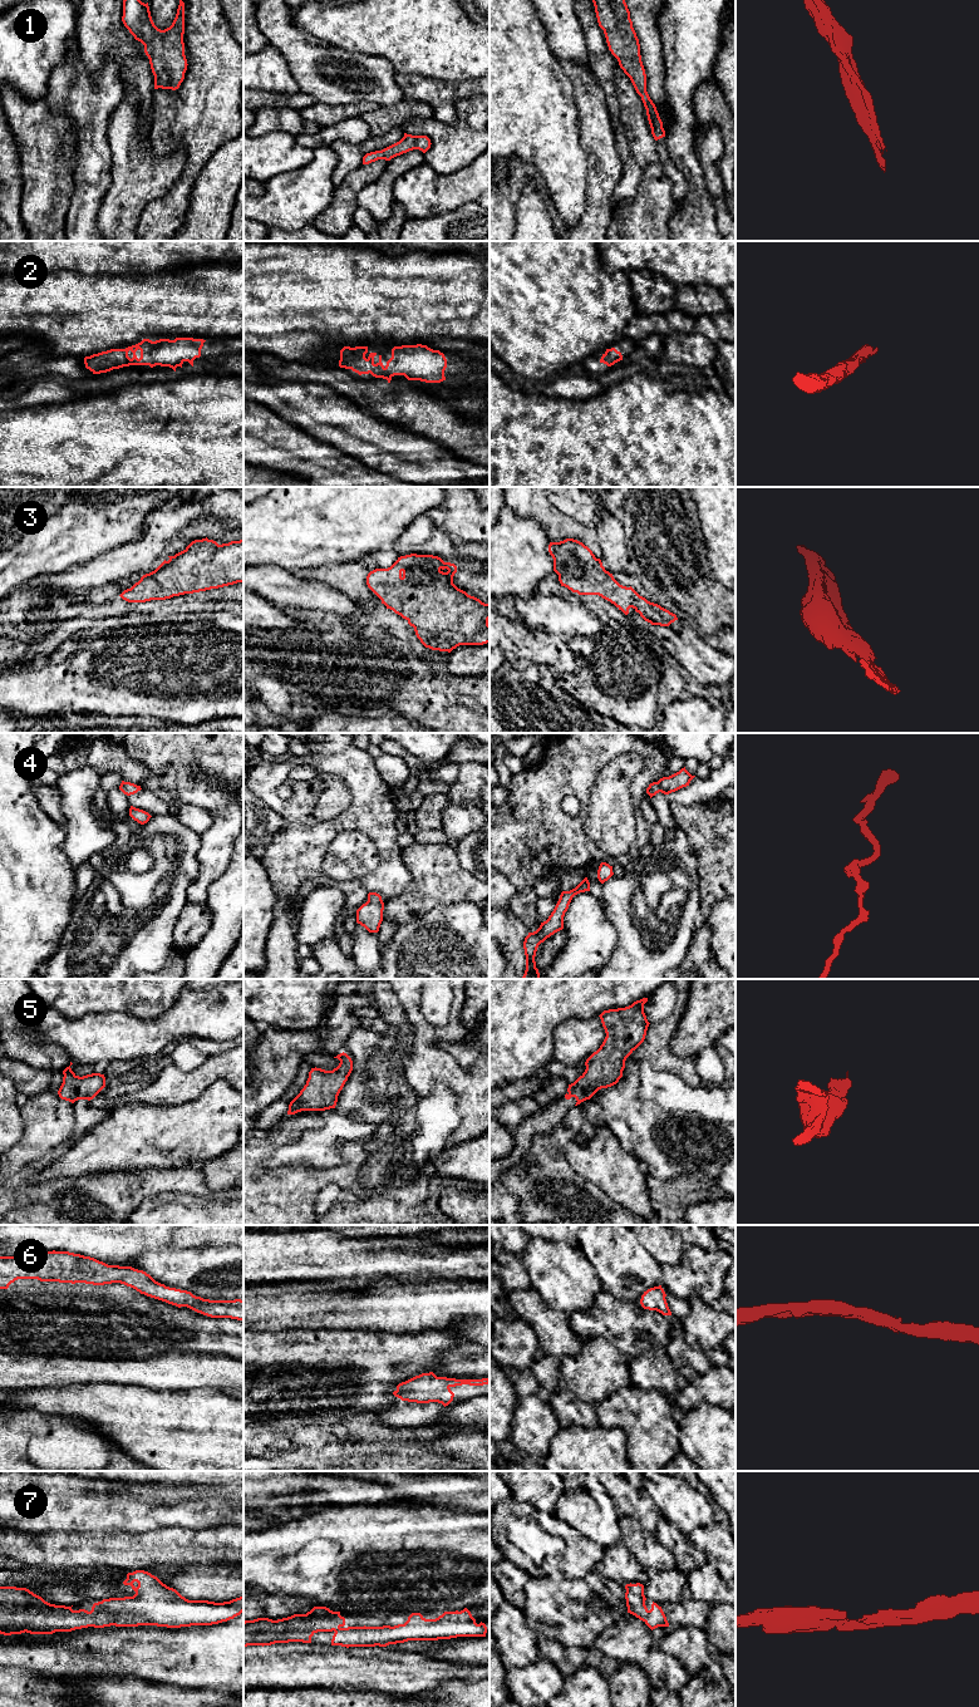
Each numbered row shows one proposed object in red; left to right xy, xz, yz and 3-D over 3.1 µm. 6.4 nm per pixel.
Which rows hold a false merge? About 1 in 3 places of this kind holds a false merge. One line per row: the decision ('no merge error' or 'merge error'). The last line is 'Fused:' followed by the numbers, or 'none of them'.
1: no merge error
2: no merge error
3: no merge error
4: no merge error
5: no merge error
6: no merge error
7: no merge error
Fused: none of them

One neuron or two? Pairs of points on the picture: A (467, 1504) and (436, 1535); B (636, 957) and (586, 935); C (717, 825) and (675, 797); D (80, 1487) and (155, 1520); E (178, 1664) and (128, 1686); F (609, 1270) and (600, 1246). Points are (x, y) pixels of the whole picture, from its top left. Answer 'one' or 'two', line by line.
A: two
B: two
C: two
D: two
E: two
F: one

